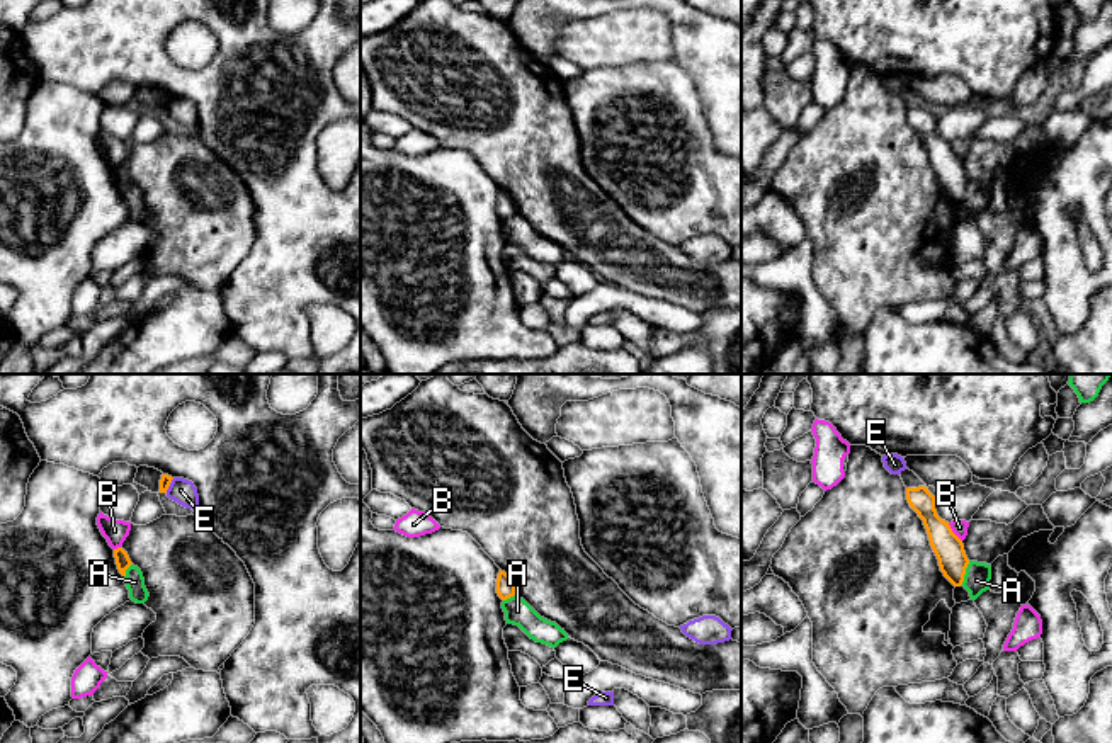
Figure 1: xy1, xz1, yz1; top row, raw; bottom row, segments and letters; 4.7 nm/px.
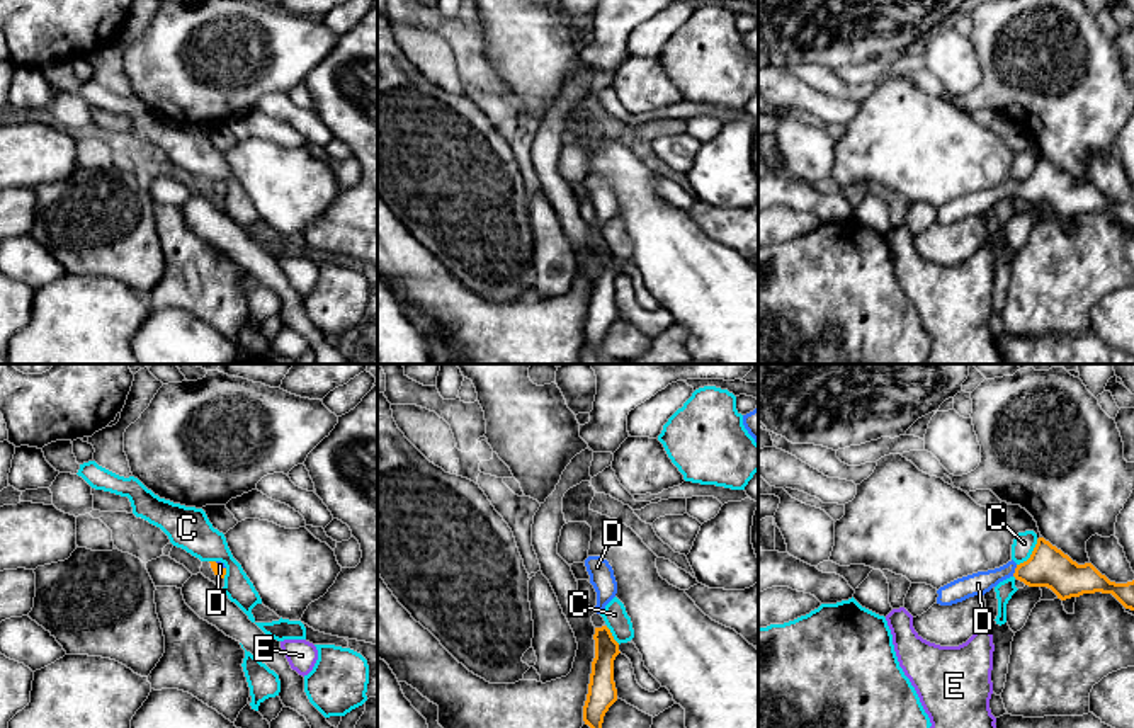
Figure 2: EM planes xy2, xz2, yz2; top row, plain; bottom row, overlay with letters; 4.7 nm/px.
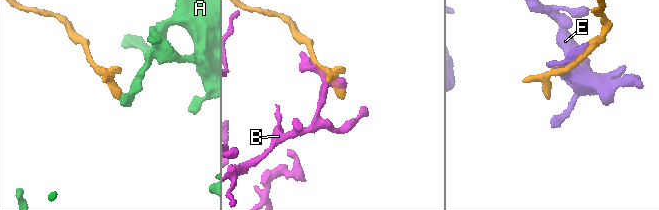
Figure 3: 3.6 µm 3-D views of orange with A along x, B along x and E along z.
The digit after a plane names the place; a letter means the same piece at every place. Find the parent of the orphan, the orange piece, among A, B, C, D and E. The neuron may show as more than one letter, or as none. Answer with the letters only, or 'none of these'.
D

